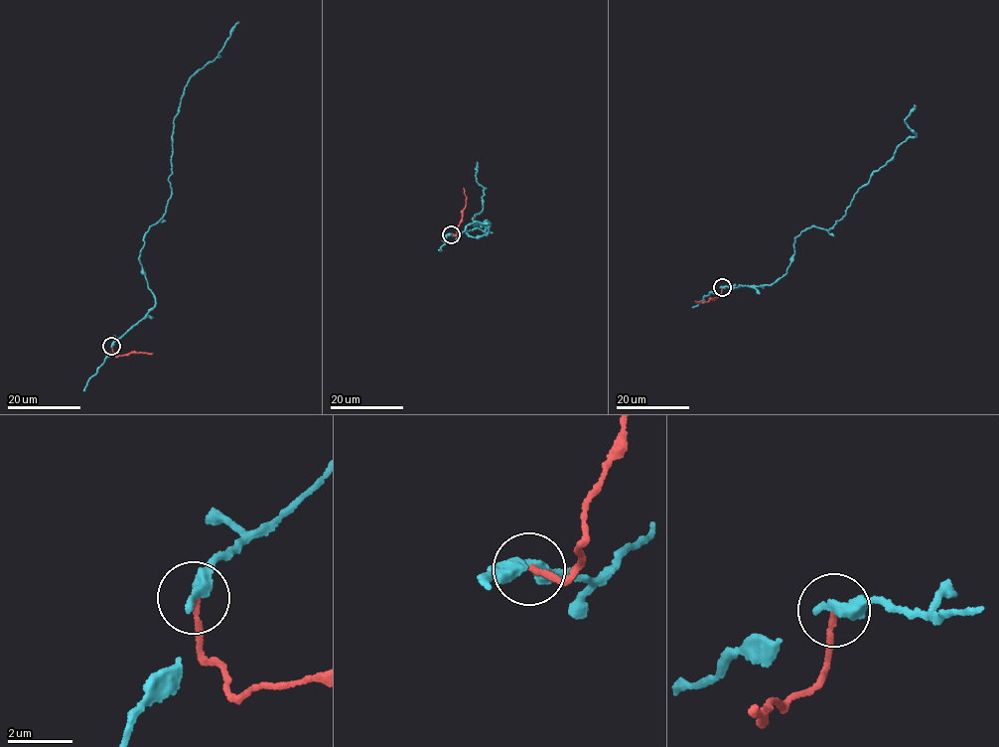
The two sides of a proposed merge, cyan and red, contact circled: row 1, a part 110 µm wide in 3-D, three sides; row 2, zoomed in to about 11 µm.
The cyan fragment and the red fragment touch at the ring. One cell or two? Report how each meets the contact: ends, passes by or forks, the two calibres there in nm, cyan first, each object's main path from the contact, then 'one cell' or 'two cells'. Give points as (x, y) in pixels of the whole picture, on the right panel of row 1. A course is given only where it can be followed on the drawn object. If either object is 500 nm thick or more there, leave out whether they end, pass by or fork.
cyan ends there; red ends there; 420 nm thick on the cyan side, 180 nm on the other; cyan runs (721, 287), (784, 276), (795, 238), (833, 226), (872, 173), (917, 136), (905, 120), (915, 104); red runs (721, 287), (716, 298), (702, 303), (695, 301); two cells

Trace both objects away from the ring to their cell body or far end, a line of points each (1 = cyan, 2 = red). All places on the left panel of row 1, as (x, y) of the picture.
1: (111, 346), (154, 307), (139, 258), (172, 193), (175, 117), (187, 83), (218, 57), (238, 21)
2: (111, 346), (118, 356), (152, 353)

